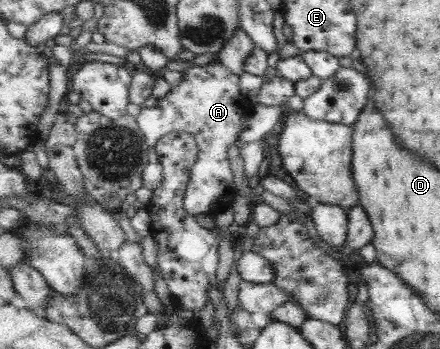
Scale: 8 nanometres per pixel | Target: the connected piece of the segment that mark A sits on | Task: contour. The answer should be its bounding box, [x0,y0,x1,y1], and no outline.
[137,57,254,215]

